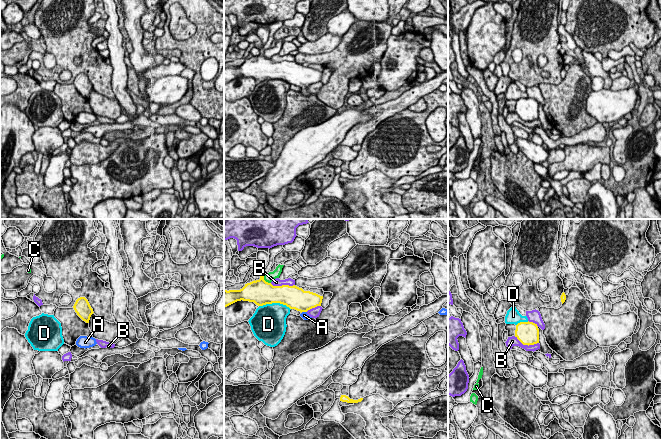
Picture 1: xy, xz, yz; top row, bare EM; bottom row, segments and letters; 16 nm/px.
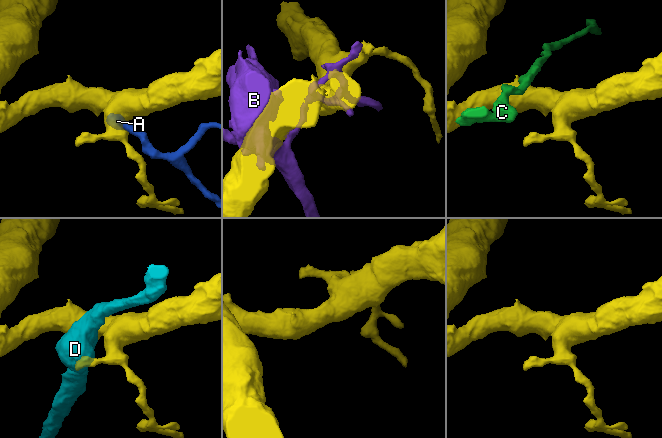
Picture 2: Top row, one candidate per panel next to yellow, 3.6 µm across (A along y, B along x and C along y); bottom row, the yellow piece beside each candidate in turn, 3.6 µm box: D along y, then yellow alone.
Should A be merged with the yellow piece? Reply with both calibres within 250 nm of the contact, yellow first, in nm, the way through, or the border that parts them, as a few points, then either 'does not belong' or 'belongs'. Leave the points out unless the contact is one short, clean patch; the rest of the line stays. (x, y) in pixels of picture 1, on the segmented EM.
calibres 360 and 120 nm; way xz (296, 298), (303, 305), (303, 311), (304, 315); belongs

